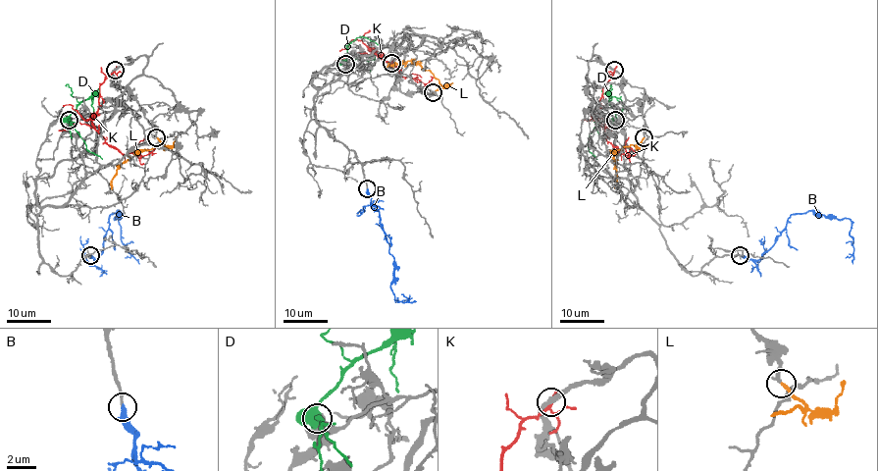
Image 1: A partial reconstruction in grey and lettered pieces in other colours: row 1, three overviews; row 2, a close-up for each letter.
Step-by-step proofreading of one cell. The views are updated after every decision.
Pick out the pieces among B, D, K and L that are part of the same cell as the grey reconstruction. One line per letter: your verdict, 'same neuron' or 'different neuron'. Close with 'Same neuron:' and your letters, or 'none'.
B: same neuron
D: different neuron
K: different neuron
L: different neuron
Same neuron: B

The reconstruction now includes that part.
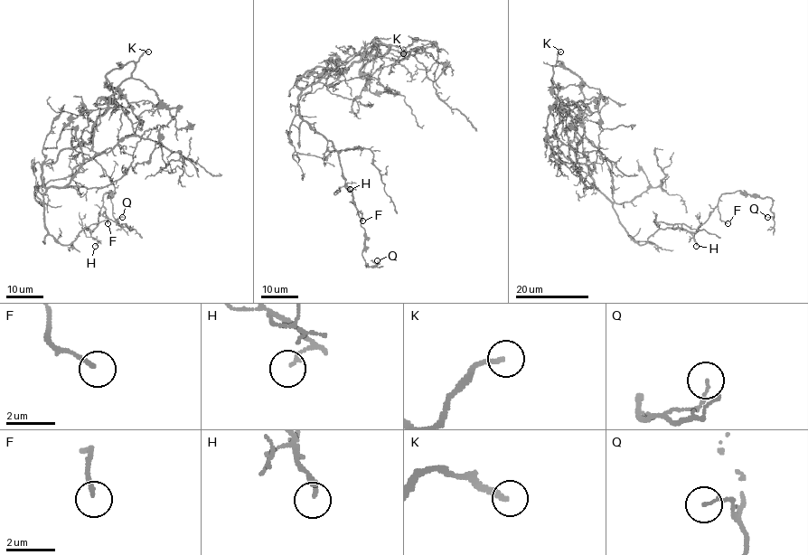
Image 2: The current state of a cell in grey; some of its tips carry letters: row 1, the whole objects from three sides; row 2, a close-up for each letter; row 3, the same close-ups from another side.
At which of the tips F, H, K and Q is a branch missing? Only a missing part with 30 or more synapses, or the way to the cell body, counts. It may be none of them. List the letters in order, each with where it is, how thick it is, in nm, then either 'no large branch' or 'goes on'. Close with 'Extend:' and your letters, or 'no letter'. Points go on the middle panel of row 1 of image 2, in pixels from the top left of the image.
F: (362, 221) | 160 nm | no large branch
H: (350, 189) | 130 nm | no large branch
K: (403, 53) | 170 nm | goes on
Q: (377, 260) | 100 nm | no large branch
Extend: K

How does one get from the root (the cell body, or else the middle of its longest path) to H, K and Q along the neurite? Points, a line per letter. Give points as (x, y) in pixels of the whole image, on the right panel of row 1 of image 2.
H: (587, 187), (596, 187), (606, 196), (619, 223), (639, 245), (659, 229), (684, 228), (696, 246)
K: (587, 187), (582, 182), (576, 164), (559, 148), (554, 128), (561, 108), (551, 78), (557, 55), (560, 51)
Q: (587, 187), (606, 196), (639, 245), (659, 229), (694, 232), (727, 192), (770, 197), (774, 218), (767, 217)

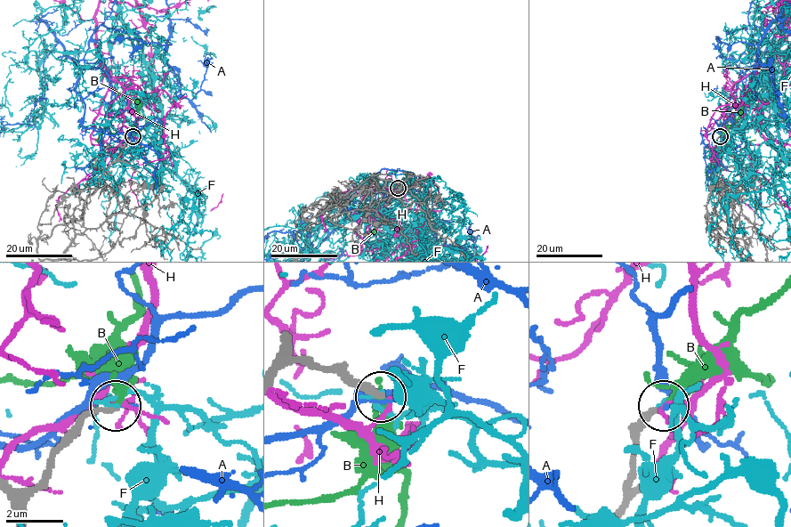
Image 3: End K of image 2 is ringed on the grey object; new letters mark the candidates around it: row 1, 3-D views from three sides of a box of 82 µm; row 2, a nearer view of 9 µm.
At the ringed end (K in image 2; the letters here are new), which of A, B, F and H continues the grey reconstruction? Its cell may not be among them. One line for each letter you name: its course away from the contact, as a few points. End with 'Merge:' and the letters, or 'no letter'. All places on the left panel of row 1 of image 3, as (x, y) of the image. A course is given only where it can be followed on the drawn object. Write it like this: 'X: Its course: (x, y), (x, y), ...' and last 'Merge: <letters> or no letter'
B: Its course: (133, 136), (135, 120), (139, 117), (138, 104), (113, 88), (106, 70)
Merge: B

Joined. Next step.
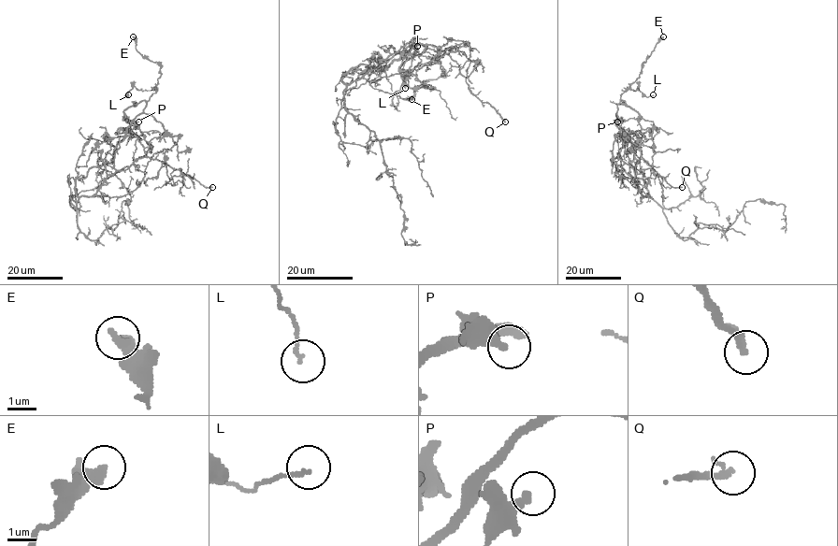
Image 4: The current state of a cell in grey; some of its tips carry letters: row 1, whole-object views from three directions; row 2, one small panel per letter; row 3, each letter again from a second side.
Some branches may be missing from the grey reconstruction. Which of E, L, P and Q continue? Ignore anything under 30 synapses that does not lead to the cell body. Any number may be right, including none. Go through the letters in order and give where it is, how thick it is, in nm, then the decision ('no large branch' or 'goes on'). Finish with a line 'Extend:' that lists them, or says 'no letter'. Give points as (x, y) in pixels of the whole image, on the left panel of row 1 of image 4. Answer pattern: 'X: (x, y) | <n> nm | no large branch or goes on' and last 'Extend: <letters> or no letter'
E: (133, 36) | 320 nm | no large branch
L: (128, 94) | 120 nm | no large branch
P: (138, 122) | 320 nm | no large branch
Q: (212, 187) | 160 nm | no large branch
Extend: no letter

